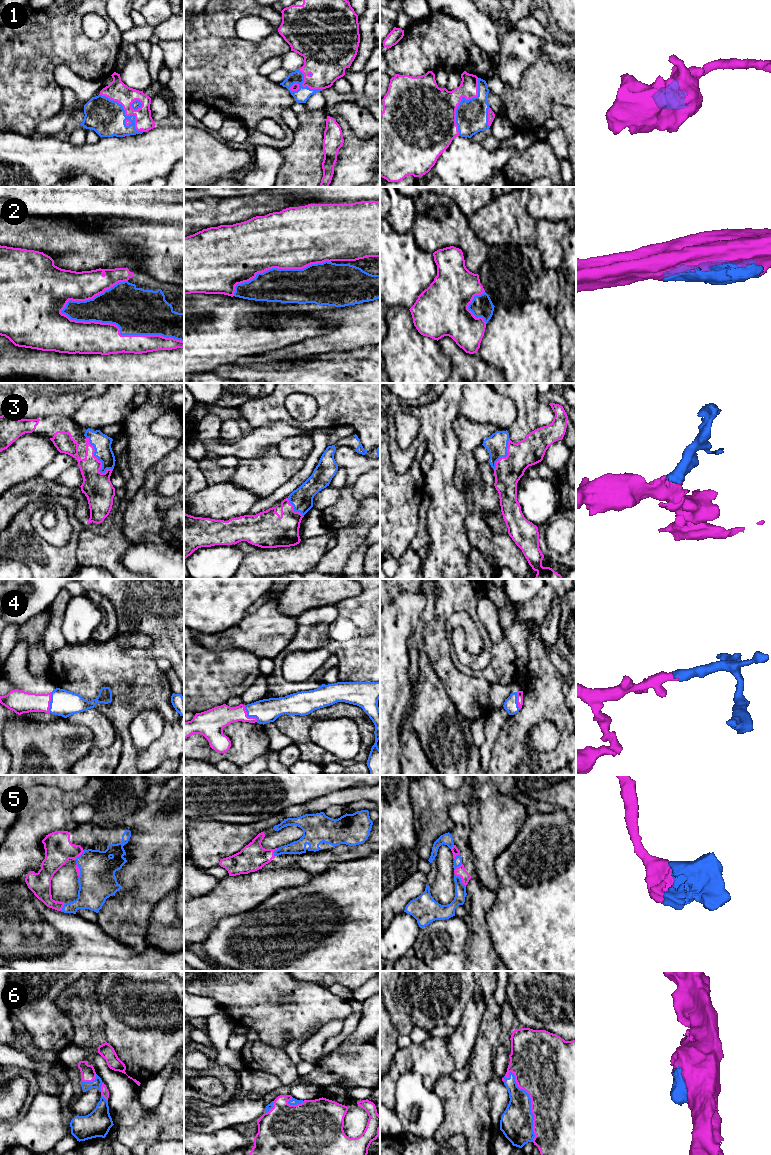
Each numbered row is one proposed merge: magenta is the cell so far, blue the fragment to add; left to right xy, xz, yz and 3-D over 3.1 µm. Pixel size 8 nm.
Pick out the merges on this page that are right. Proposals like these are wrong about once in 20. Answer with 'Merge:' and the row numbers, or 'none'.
Merge: 1, 2, 3, 4, 5, 6

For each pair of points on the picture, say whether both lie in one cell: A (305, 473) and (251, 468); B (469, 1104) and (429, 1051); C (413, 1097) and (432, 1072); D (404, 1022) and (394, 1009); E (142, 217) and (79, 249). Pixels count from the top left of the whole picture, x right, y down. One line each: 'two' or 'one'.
A: two
B: two
C: two
D: one
E: two

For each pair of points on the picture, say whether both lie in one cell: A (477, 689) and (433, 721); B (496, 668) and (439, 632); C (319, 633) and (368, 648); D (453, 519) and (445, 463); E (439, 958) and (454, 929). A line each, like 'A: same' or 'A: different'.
A: different
B: different
C: different
D: same
E: same

